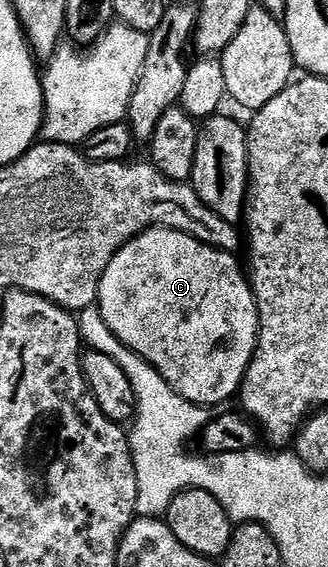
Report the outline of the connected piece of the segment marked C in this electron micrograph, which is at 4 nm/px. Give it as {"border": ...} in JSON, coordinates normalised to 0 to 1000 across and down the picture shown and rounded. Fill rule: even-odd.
{"border":[[[457,400],[439,411],[418,414],[405,429],[384,429],[357,443],[341,453],[329,474],[317,474],[317,489],[305,496],[293,540],[311,549],[314,563],[326,568],[329,578],[341,580],[341,587],[390,616],[409,617],[439,637],[470,646],[549,700],[591,709],[601,716],[646,720],[677,709],[710,705],[735,691],[750,653],[787,607],[787,534],[774,529],[774,508],[762,503],[741,466],[738,471],[726,466],[726,453],[723,448],[674,443],[655,436],[640,436],[631,429],[613,429],[607,422],[558,407],[509,400]]]}

